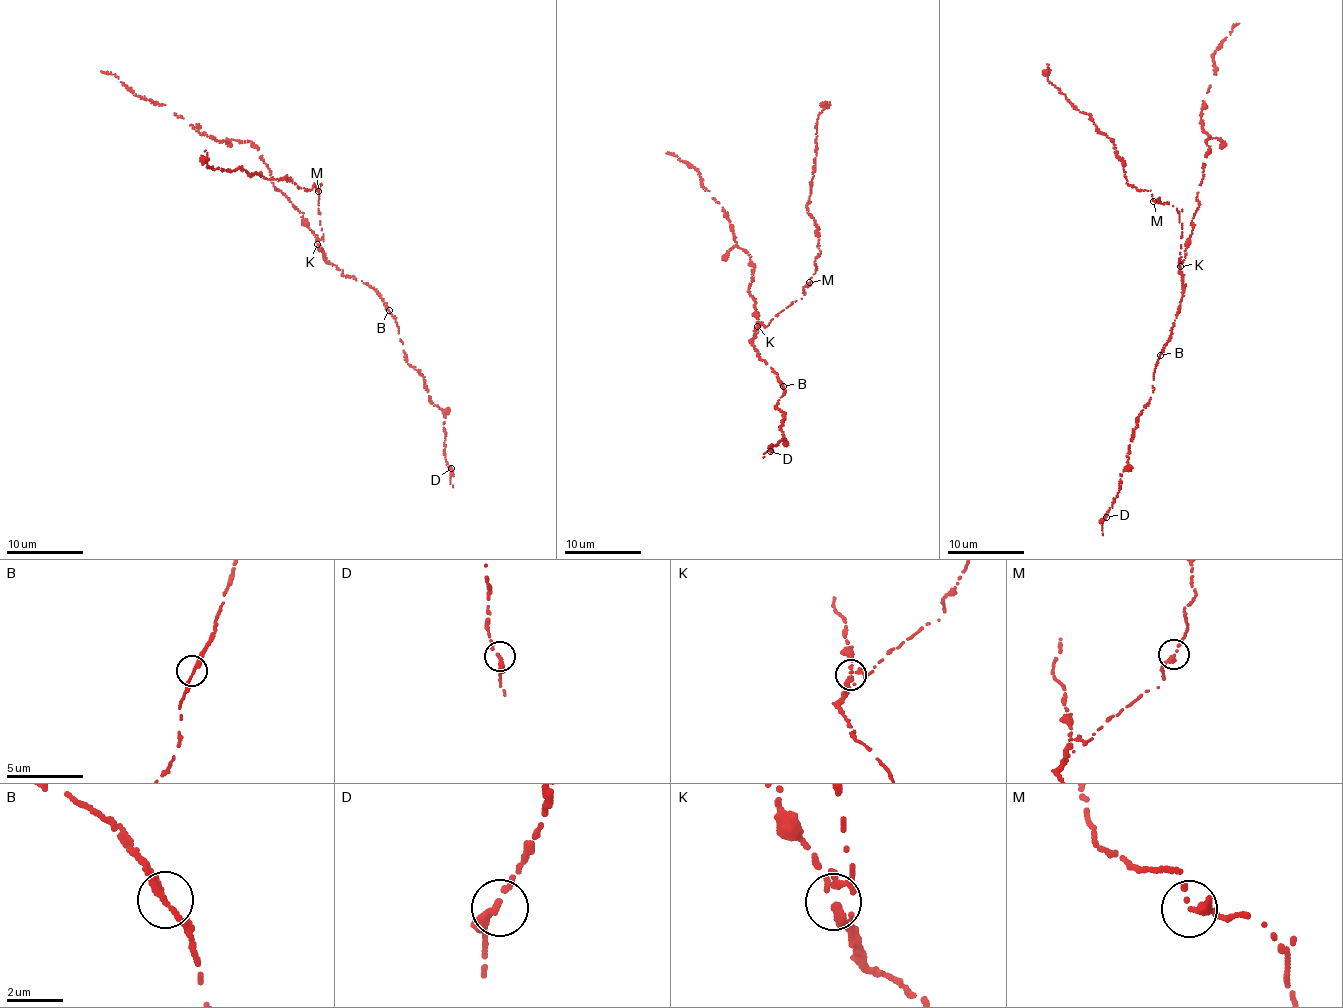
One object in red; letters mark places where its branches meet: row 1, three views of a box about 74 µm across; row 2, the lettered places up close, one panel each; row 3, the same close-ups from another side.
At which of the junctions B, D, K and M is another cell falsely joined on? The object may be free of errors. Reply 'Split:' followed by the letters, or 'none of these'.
Split: none of these

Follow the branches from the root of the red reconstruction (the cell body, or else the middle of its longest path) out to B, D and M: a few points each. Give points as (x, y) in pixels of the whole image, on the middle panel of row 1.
B: (756, 327), (753, 346), (758, 357), (777, 373), (783, 386)
D: (756, 327), (753, 346), (784, 391), (774, 408), (783, 414), (780, 426), (785, 440), (770, 451)
M: (756, 327), (767, 326), (777, 314), (801, 299), (803, 287), (810, 282)

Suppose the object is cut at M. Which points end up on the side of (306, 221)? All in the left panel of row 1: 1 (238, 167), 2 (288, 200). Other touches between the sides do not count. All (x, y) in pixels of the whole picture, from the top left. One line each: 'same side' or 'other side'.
1: other side
2: same side

